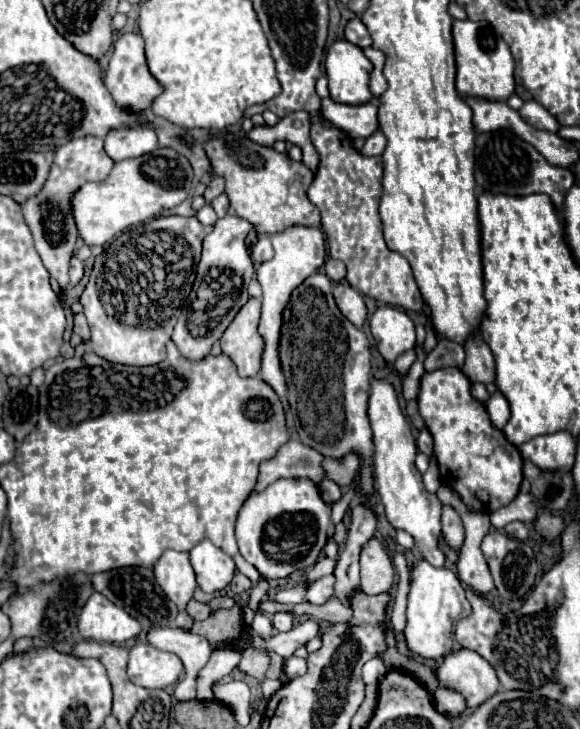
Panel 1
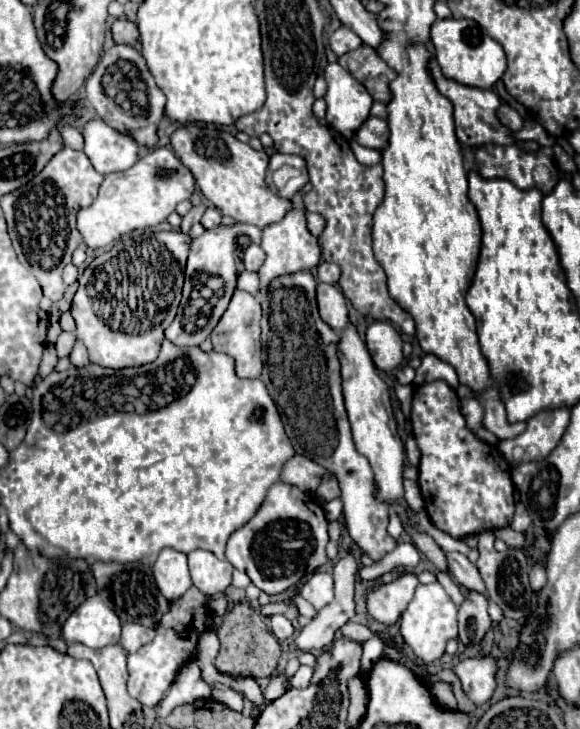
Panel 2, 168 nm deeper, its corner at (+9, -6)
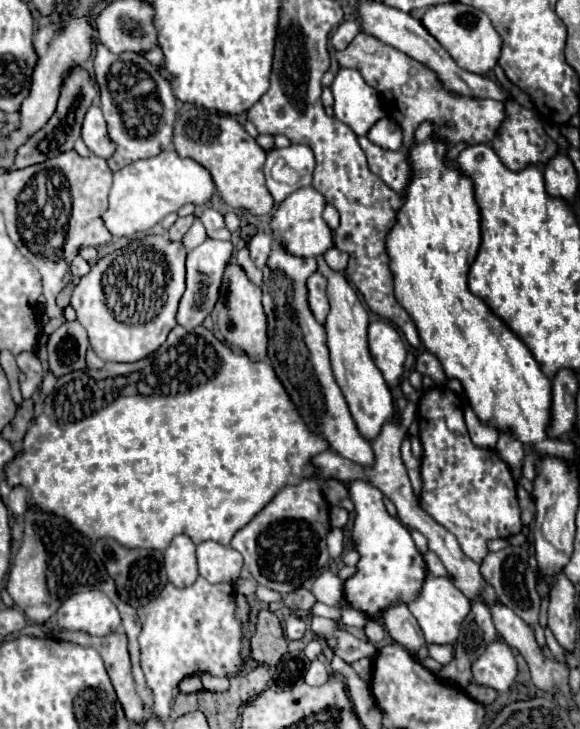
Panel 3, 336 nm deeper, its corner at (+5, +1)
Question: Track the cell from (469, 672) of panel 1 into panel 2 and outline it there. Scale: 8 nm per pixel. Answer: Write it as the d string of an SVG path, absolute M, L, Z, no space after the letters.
M466 658L454 666L462 690L474 704L484 704L496 688L496 662L492 658Z

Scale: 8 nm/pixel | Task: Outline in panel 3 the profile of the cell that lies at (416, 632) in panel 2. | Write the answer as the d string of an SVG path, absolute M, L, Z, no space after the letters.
M448 577L426 579L426 583L424 583L424 587L420 591L420 597L414 599L412 603L408 603L410 613L416 617L418 625L424 631L426 643L440 643L440 645L454 643L458 639L460 623L470 613L470 607L472 607L472 601L462 591L458 591Z

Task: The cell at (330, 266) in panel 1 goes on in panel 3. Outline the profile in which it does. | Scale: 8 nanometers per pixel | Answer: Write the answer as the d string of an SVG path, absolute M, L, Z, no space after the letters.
M336 247L328 249L328 251L324 253L324 259L326 259L326 263L328 263L334 271L340 271L340 273L346 269L346 263L348 263L348 255L346 255L344 251L336 249Z

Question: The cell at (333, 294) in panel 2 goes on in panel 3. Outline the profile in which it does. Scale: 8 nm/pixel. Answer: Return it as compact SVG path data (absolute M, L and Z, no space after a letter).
M318 271L312 273L306 281L306 289L308 289L308 305L312 315L316 317L318 323L324 323L330 305L328 305L328 297L326 297L326 279L324 275L320 275Z

